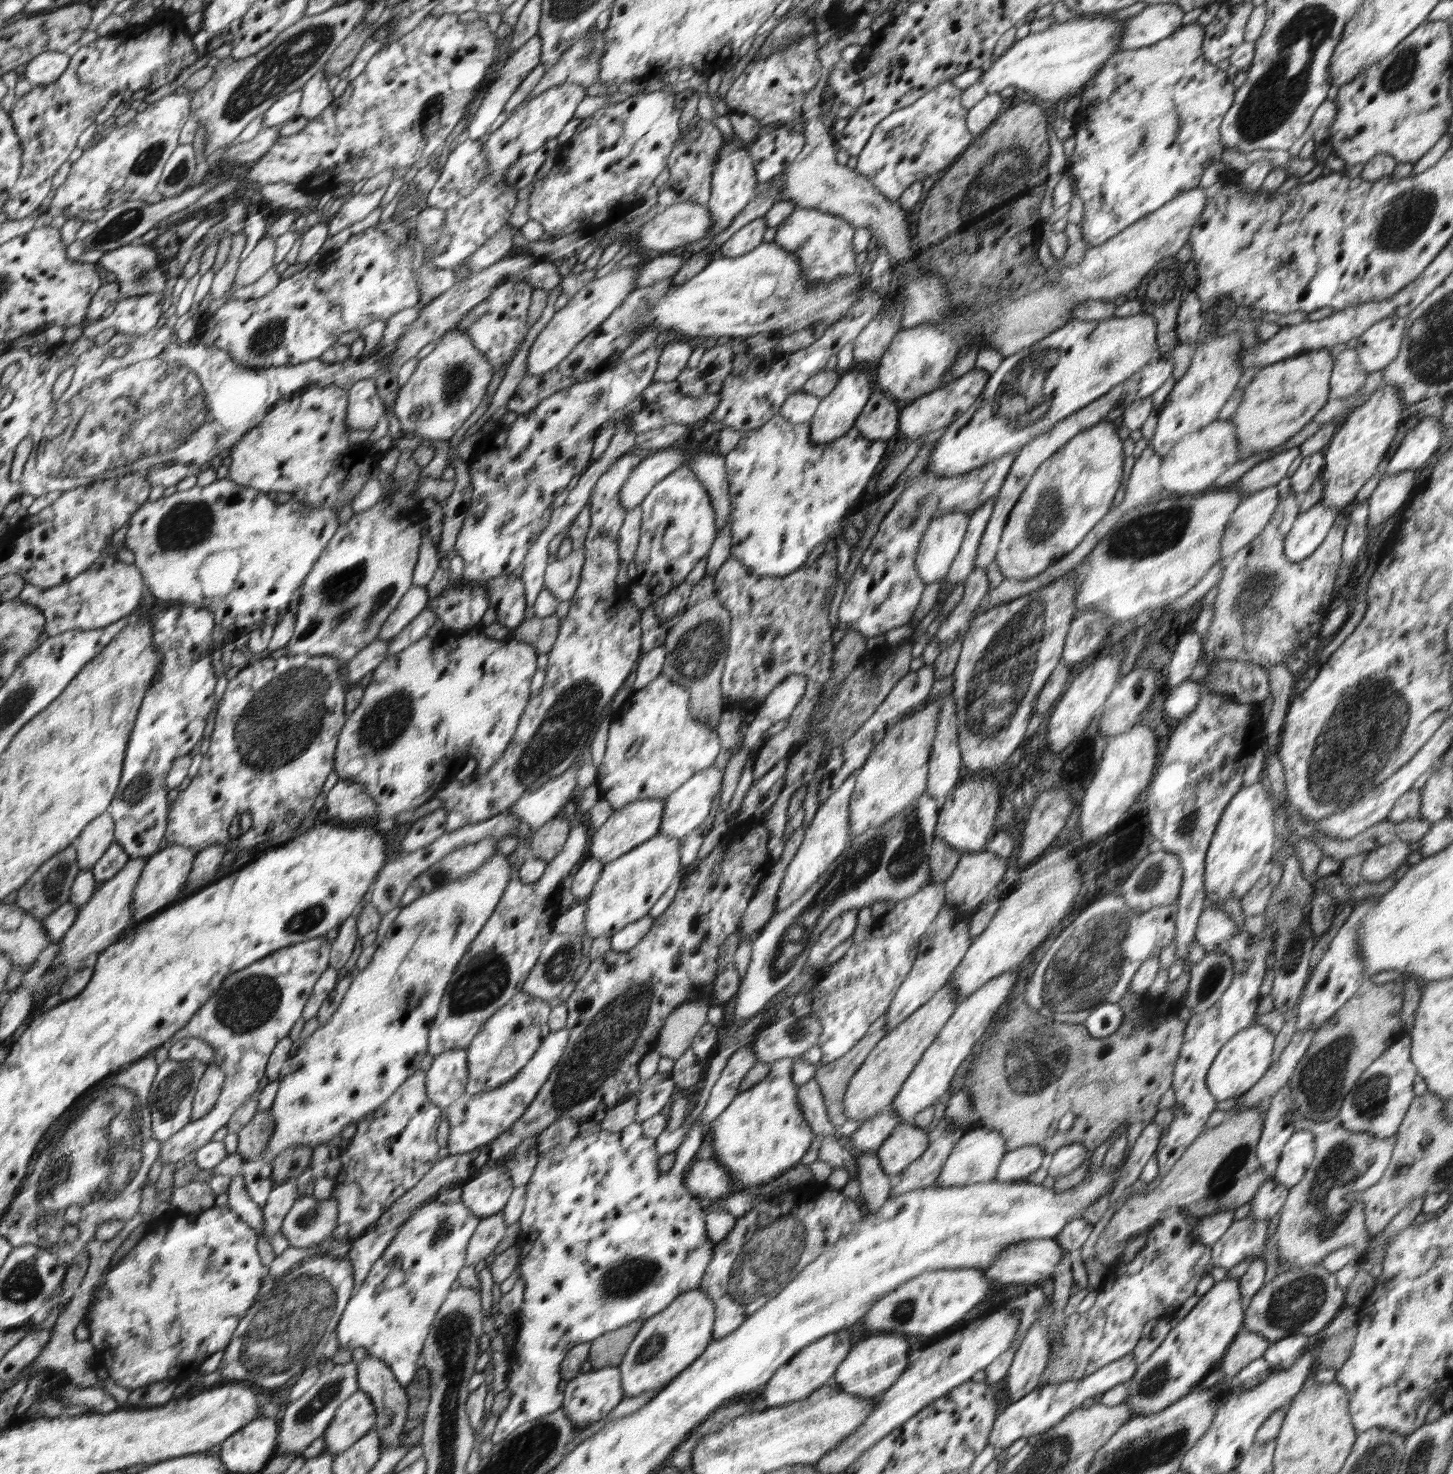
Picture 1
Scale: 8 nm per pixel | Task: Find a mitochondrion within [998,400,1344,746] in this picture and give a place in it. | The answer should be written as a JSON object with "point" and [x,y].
{"point":[1152,533]}

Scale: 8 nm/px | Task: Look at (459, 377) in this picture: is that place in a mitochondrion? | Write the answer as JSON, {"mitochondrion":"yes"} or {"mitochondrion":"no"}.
{"mitochondrion":"yes"}

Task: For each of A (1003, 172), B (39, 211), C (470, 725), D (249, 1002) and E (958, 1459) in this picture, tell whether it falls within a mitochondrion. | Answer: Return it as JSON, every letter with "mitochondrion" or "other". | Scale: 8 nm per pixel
{"A":"mitochondrion","B":"other","C":"other","D":"mitochondrion","E":"other"}

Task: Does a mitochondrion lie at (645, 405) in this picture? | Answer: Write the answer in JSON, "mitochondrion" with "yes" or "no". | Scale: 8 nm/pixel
{"mitochondrion":"no"}

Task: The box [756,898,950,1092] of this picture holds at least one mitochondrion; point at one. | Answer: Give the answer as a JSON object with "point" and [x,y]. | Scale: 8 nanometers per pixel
{"point":[797,1032]}

